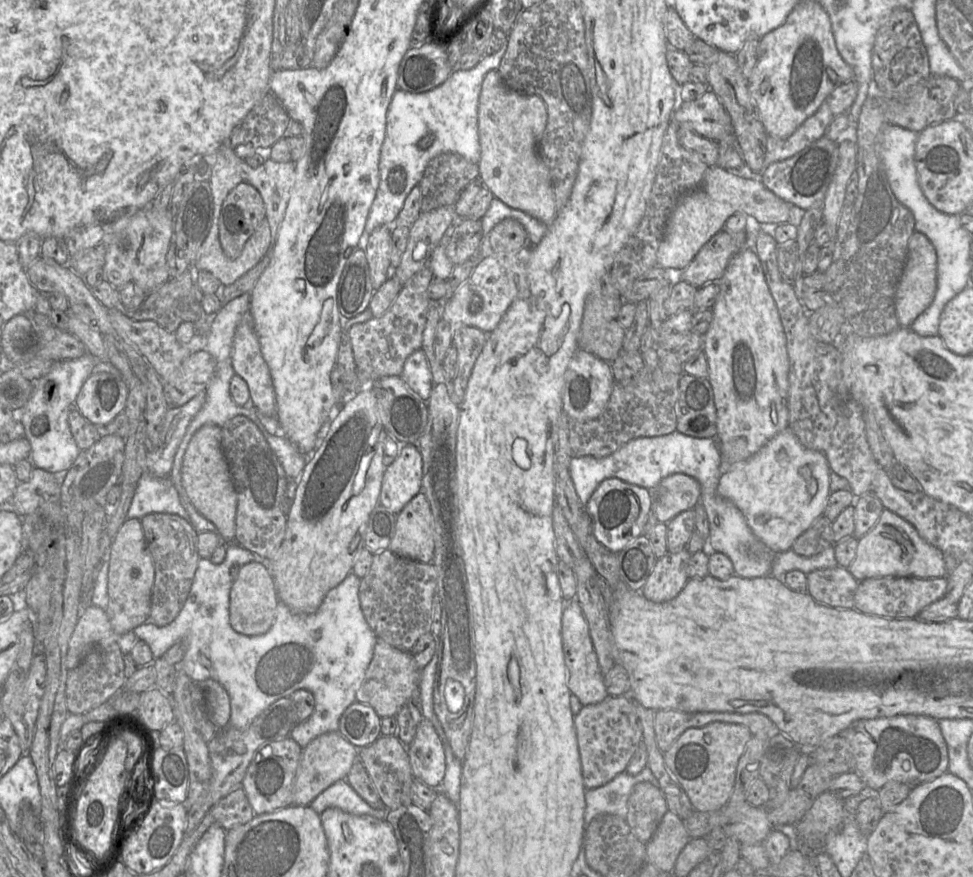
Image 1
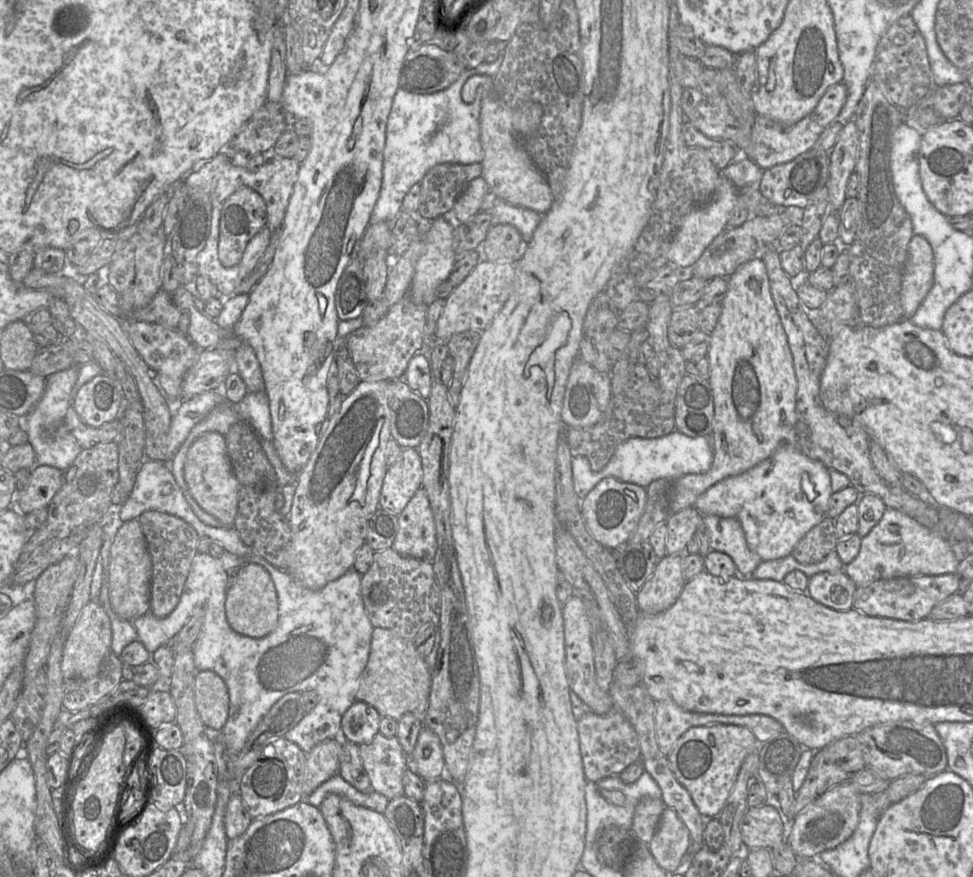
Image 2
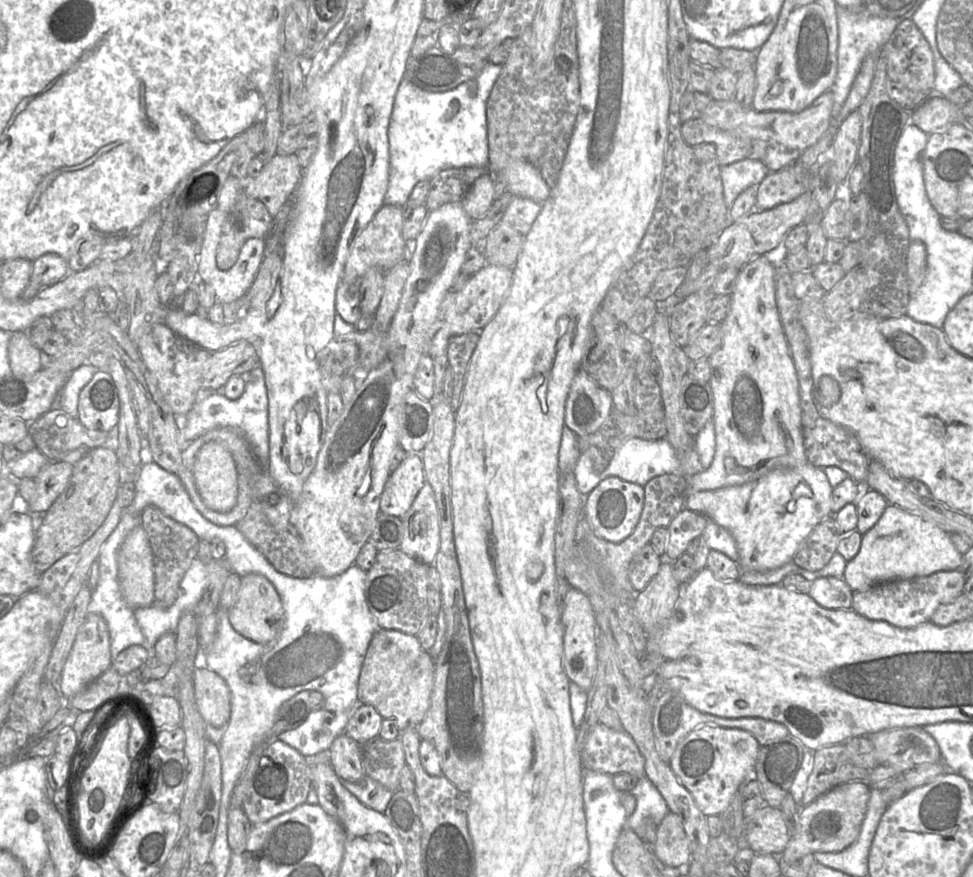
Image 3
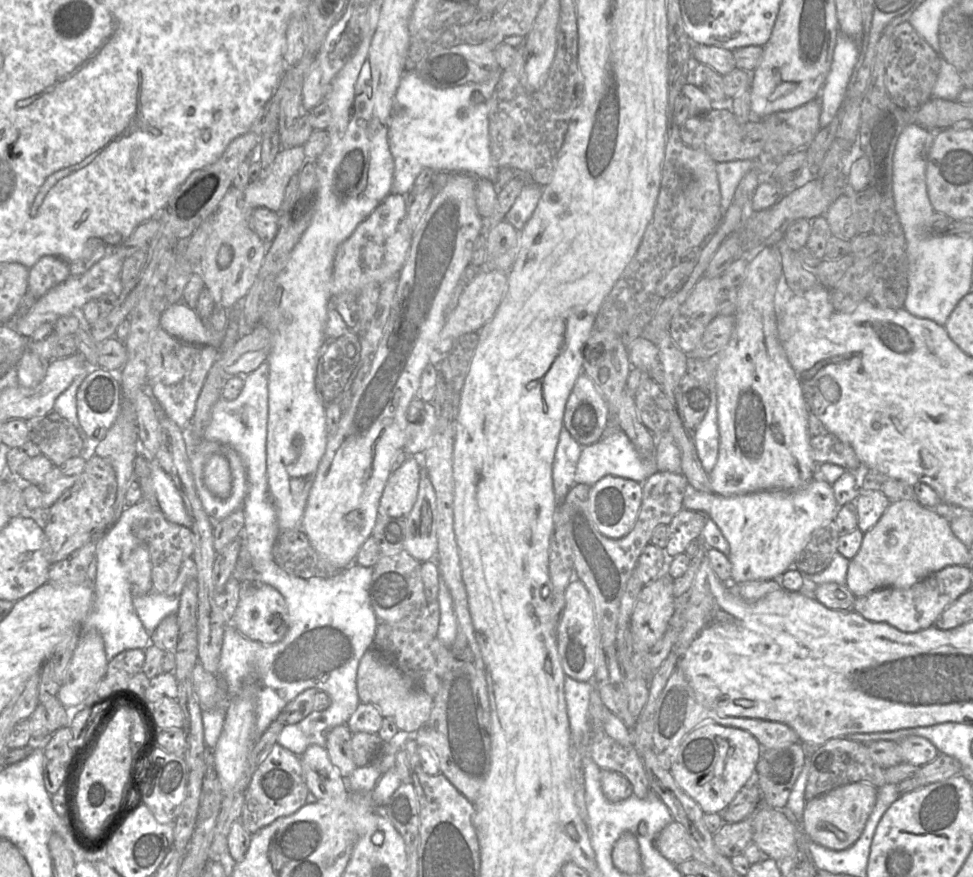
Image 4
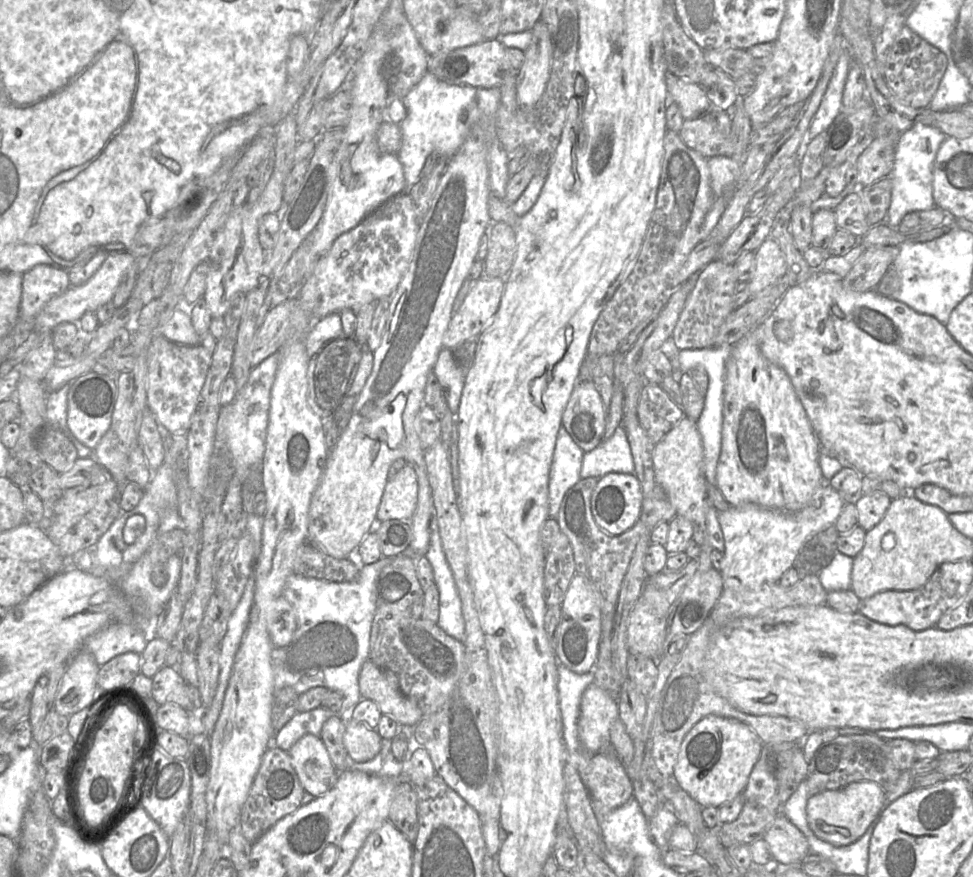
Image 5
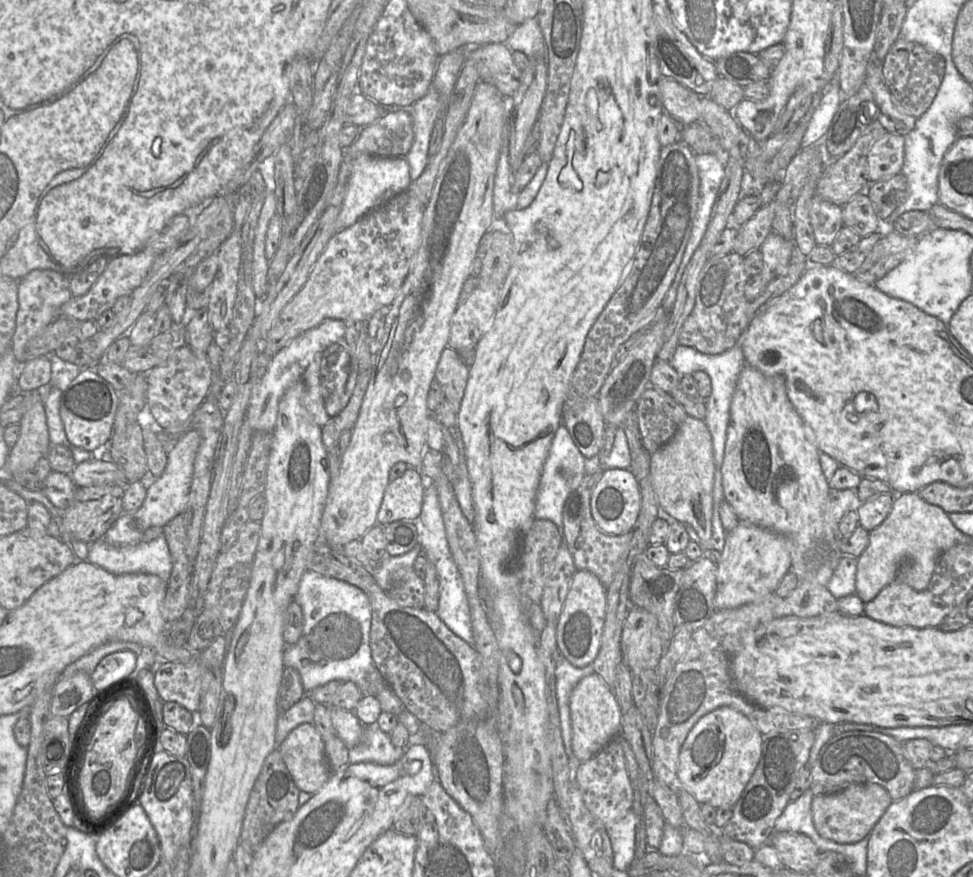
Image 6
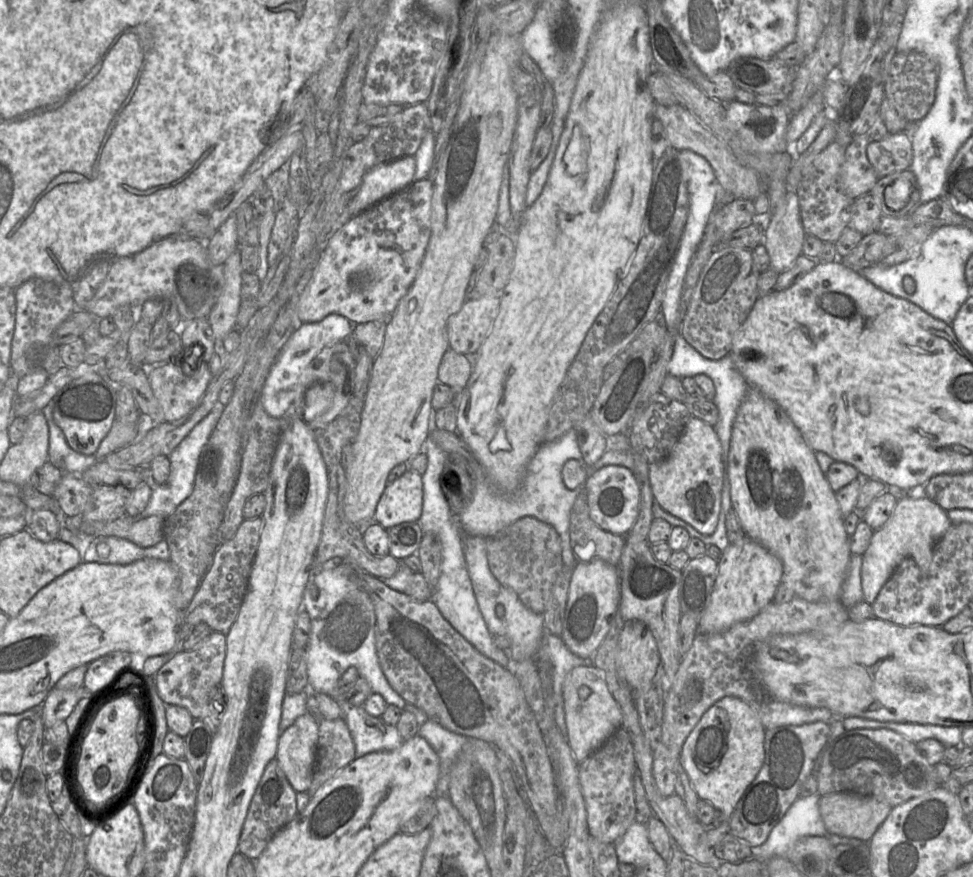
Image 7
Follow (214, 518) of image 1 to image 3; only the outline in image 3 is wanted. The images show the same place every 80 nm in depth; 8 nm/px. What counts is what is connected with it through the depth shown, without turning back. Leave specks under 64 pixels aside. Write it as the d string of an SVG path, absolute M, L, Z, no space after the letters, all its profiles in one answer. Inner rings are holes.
M210 441L199 449L193 476L199 495L208 508L229 512L236 505L237 470L230 452L221 443Z

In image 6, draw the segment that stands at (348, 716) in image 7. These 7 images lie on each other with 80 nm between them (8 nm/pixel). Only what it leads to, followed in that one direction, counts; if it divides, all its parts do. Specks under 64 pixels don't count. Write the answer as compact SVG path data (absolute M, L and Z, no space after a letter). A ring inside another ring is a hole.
M377 722L365 725L364 737L360 744L349 749L349 763L373 762L391 765L403 755L405 748L396 747L390 734L382 731Z

